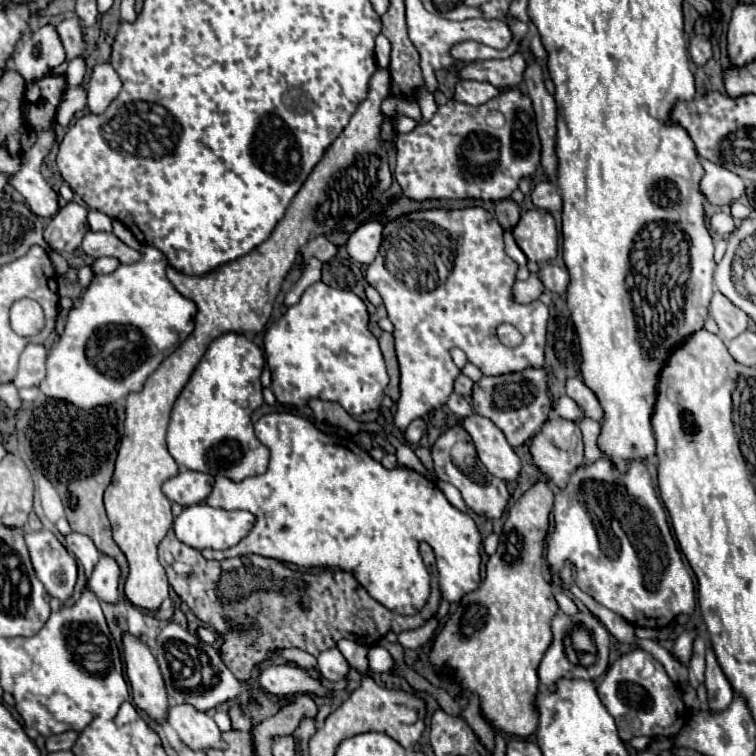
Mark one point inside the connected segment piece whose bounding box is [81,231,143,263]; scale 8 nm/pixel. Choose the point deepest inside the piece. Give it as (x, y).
(97, 245)

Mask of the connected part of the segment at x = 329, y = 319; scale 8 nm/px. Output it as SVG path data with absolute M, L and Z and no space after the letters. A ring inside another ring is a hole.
M323 281L309 285L301 301L287 309L287 313L265 331L263 350L267 355L267 366L271 369L271 389L281 405L303 407L311 397L325 401L337 401L349 415L361 415L381 405L383 389L389 383L383 355L377 339L367 329L369 313L365 303L351 291L333 289Z

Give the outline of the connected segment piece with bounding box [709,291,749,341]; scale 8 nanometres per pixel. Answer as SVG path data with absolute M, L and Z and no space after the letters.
M719 291L713 293L709 311L719 325L719 335L725 341L735 339L739 333L743 333L747 329L749 317L739 307L731 305L731 301L727 301L727 297L723 297L723 293L719 293Z

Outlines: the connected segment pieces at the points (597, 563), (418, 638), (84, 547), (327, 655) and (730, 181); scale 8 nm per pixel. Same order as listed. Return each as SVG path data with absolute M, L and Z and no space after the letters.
M603 457L603 459L597 459L593 465L587 465L587 467L579 467L567 487L563 491L559 491L555 495L555 503L553 503L553 517L555 517L555 531L553 535L547 539L547 561L553 569L561 569L565 565L565 561L571 561L573 567L575 567L575 583L581 591L589 593L597 603L601 603L603 607L611 609L613 613L617 613L619 617L623 617L625 621L629 621L631 625L635 627L647 627L647 629L663 629L667 627L675 617L679 615L685 615L685 613L693 613L695 611L695 585L693 585L693 579L691 575L687 573L685 565L683 565L683 559L681 559L681 553L677 549L677 543L671 535L671 529L669 529L669 523L667 523L667 511L661 503L661 499L657 497L657 491L653 489L653 483L651 483L651 477L649 477L649 471L645 467L643 461L631 461L631 465L627 467L627 473L619 473L619 469L615 469L615 465L611 465L611 459Z
M433 617L433 619L431 619L431 621L427 621L423 627L413 629L413 631L405 631L405 633L401 633L401 635L399 635L399 643L401 643L403 647L417 649L417 647L425 645L425 643L433 637L433 633L435 633L437 625L439 625L439 623L437 623L437 619Z
M71 531L69 535L65 535L65 547L85 567L85 573L93 571L93 567L95 567L101 553L95 549L95 543L91 541L91 537Z
M337 647L323 651L323 653L317 657L317 663L319 663L319 671L321 671L323 679L327 679L327 681L331 681L331 683L333 683L333 681L339 681L339 679L345 677L347 671L349 671L347 661L343 659L343 655L339 653Z
M705 159L701 163L705 169L705 175L701 177L699 189L707 203L715 207L727 207L733 201L741 199L741 195L745 193L745 183L739 175Z

